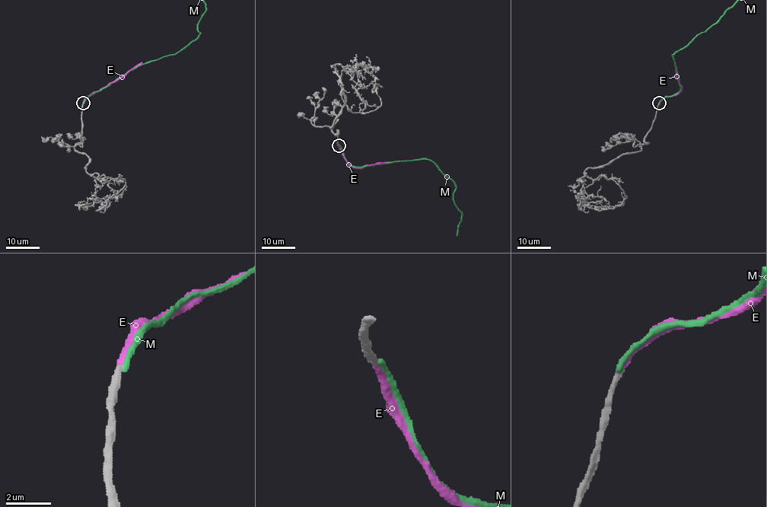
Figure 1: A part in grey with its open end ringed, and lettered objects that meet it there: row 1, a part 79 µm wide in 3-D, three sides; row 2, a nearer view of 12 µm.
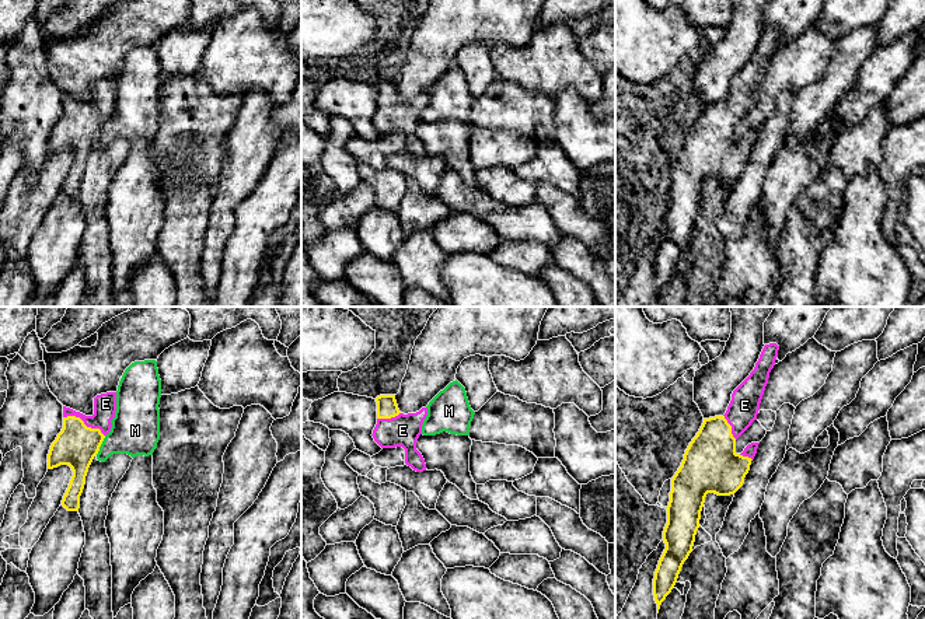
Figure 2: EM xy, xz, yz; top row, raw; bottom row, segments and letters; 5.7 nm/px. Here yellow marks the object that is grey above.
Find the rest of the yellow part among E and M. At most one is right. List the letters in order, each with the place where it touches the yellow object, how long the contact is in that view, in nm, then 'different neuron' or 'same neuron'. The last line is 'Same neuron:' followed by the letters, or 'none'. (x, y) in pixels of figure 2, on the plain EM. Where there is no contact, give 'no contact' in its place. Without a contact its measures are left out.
E: meets yellow in xy at (83, 109); contact 260 nm long; same neuron
M: meets yellow in xy at (100, 132); contact 130 nm long; different neuron
Same neuron: E

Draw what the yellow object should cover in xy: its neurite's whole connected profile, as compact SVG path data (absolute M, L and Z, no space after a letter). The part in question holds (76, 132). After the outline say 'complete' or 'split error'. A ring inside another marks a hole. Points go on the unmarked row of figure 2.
M116 78L97 81L92 102L63 92L63 115L50 132L48 155L69 151L73 157L62 186L62 192L67 197L78 197L80 195L80 182L88 154L105 122L111 118L111 106L115 104L115 98Z; split error

